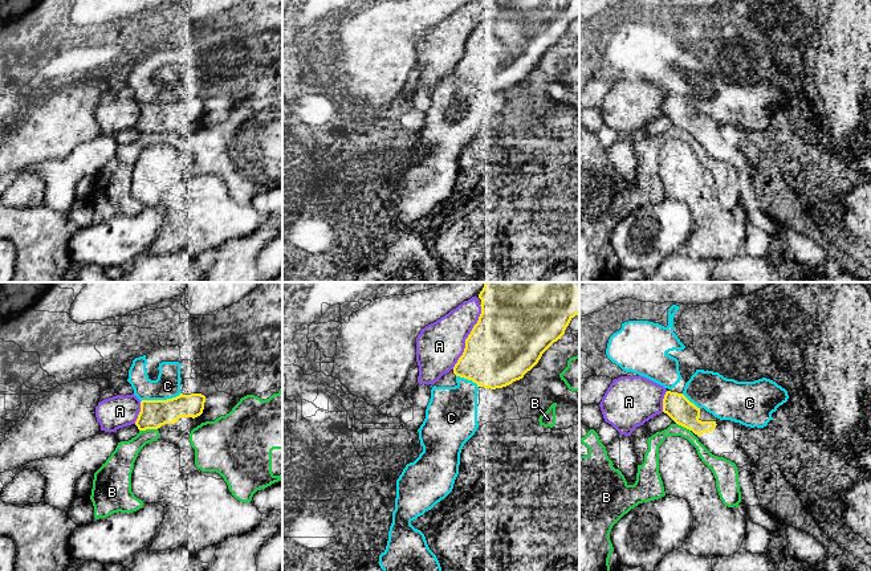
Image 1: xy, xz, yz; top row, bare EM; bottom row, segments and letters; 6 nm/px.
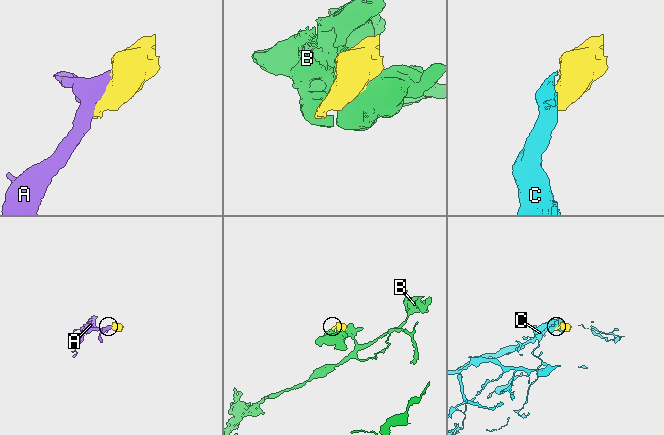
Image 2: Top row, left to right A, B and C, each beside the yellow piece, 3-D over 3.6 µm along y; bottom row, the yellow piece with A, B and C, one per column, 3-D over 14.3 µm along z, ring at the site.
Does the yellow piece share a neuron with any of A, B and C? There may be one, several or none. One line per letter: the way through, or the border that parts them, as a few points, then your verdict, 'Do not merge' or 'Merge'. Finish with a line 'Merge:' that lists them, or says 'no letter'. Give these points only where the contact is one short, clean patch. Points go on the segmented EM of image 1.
A: Do not merge
B: Do not merge
C: Path across: xy (154, 414), (161, 400), (167, 386). Merge
Merge: C

